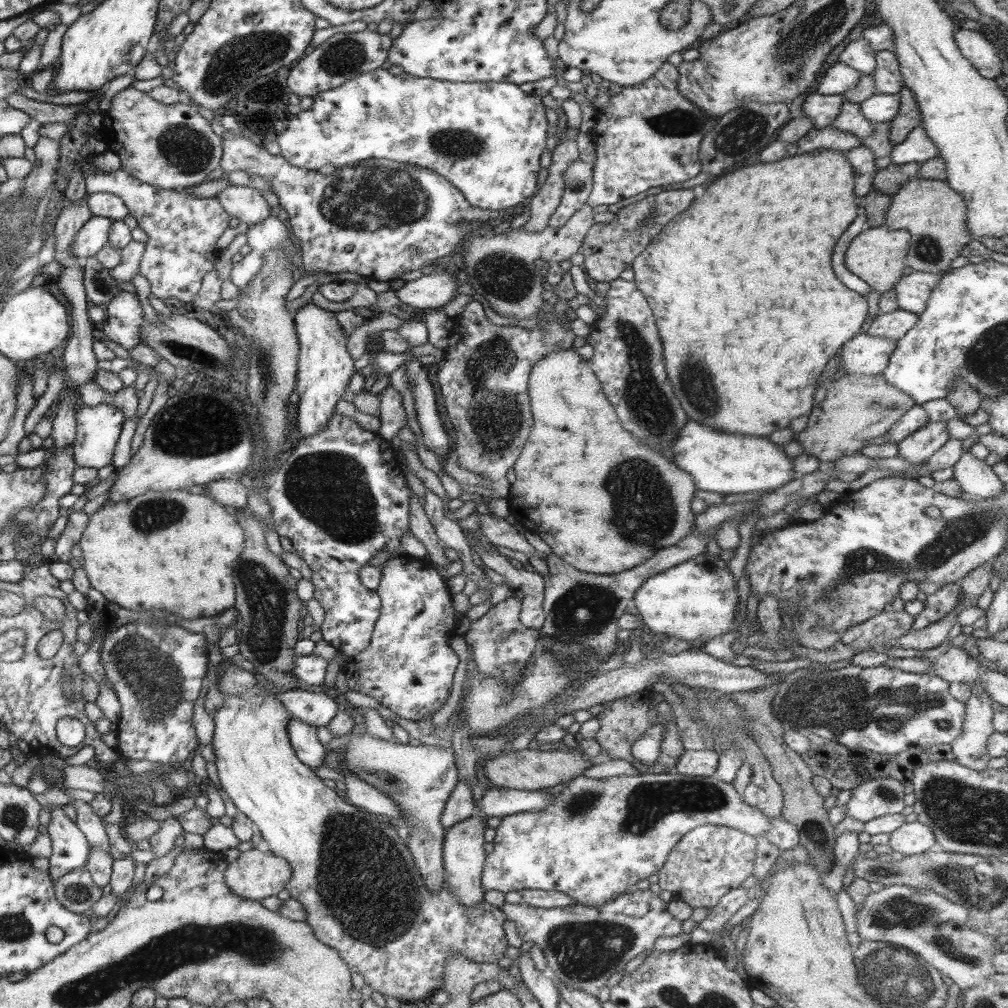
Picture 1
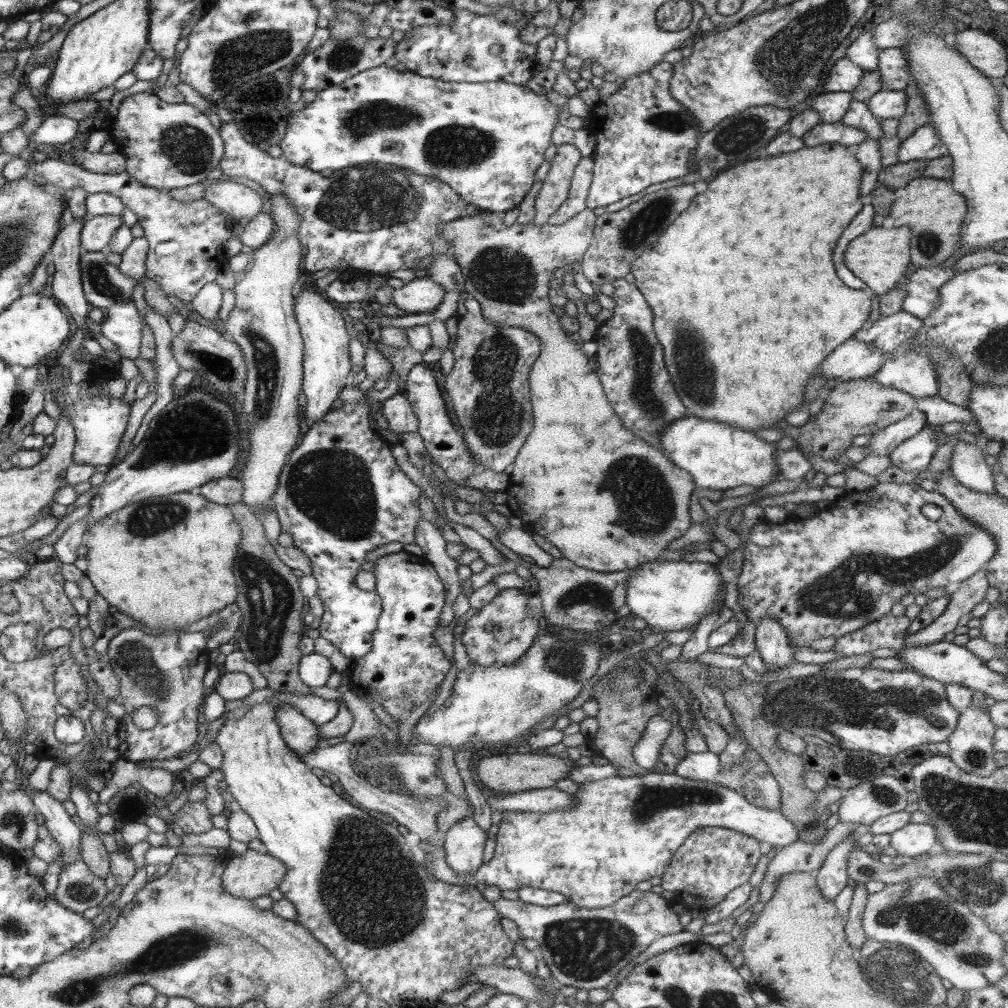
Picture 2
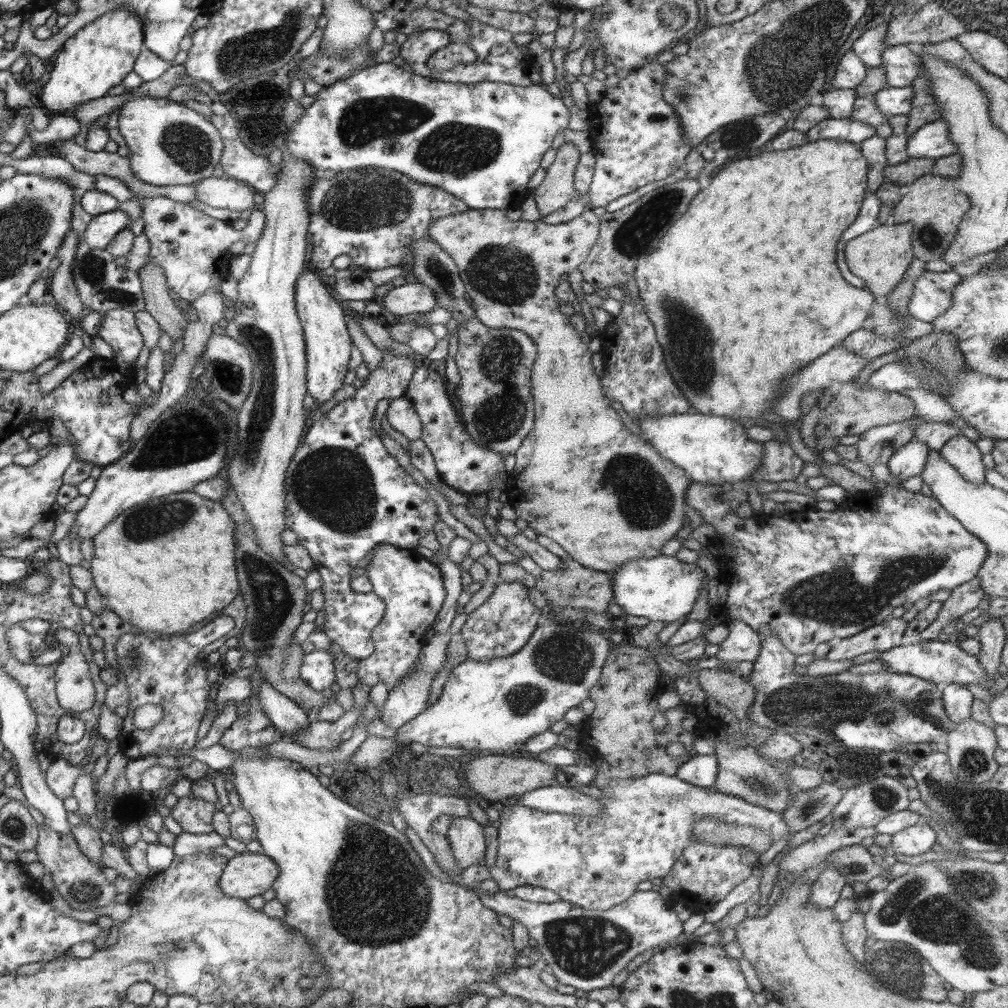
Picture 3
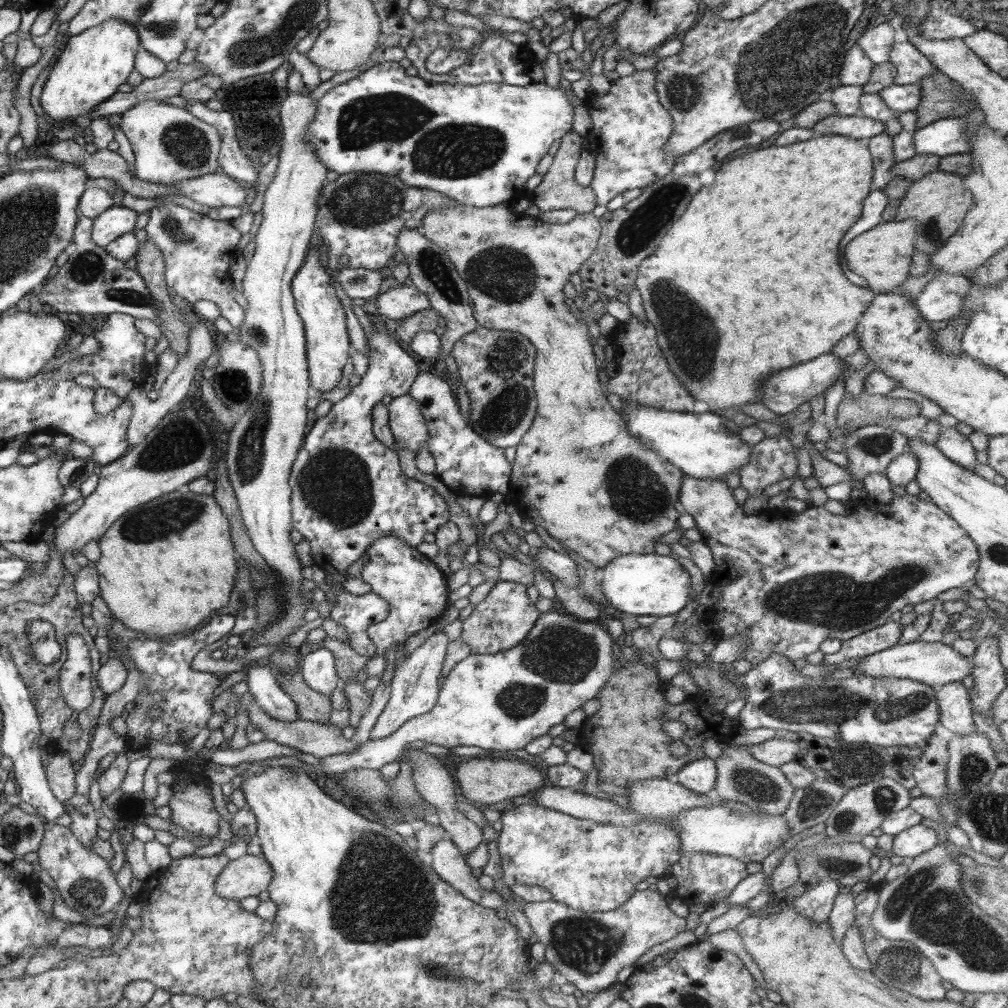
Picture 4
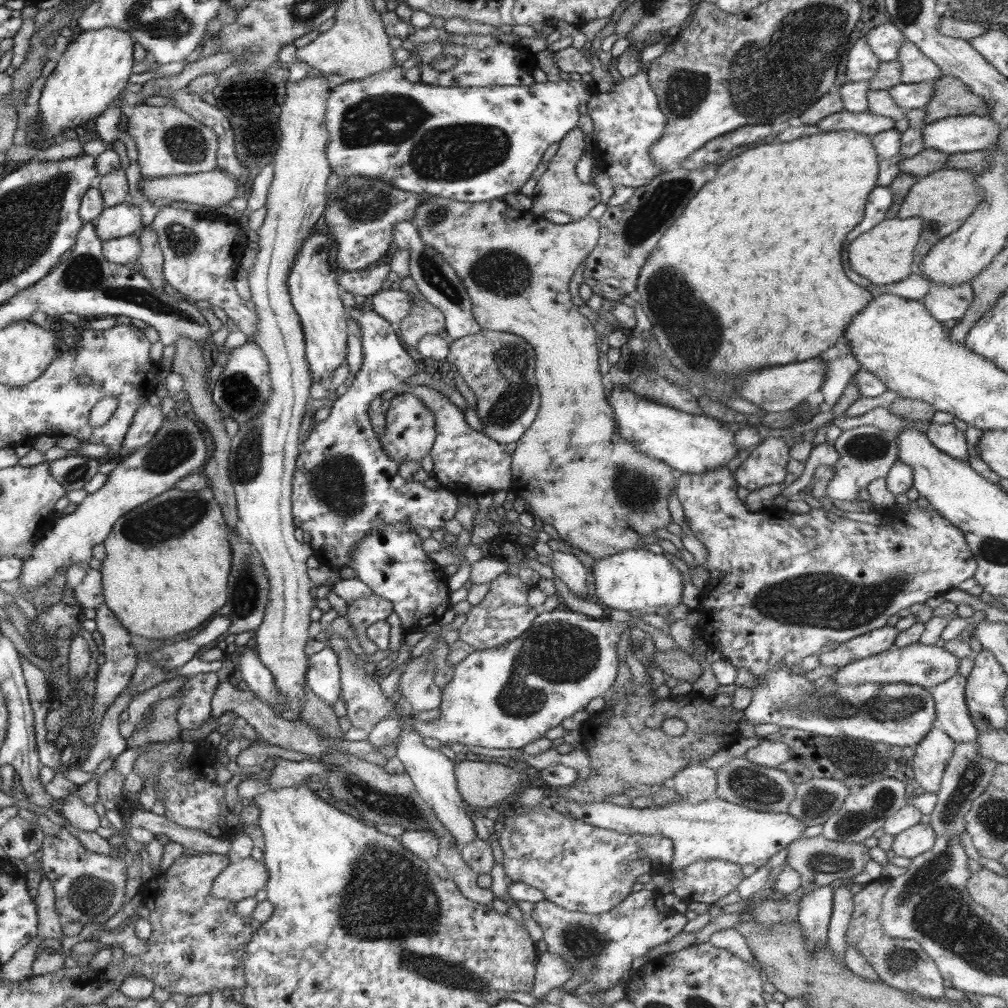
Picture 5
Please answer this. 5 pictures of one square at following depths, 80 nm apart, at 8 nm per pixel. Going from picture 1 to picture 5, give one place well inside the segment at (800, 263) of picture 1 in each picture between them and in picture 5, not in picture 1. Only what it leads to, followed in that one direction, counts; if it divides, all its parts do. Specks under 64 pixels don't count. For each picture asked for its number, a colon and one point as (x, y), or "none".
2: (746, 303)
3: (743, 290)
4: (747, 282)
5: (752, 271)

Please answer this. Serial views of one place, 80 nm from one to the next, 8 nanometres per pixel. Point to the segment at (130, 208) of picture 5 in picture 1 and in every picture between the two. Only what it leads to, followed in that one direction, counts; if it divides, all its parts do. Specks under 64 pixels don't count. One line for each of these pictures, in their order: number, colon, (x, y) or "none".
1: (94, 235)
2: (96, 232)
3: (103, 228)
4: (117, 220)

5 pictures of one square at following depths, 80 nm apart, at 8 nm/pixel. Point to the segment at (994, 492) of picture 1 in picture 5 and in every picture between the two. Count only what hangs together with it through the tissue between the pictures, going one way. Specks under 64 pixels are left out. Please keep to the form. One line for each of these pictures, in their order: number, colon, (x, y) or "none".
2: (967, 465)
3: (962, 453)
4: (955, 445)
5: (949, 439)

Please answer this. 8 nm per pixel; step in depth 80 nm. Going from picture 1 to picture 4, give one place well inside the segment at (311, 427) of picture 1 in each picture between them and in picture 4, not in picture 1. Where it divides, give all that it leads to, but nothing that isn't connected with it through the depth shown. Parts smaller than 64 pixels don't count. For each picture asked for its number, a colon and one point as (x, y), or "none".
2: (326, 363)
3: (328, 345)
4: (328, 348)

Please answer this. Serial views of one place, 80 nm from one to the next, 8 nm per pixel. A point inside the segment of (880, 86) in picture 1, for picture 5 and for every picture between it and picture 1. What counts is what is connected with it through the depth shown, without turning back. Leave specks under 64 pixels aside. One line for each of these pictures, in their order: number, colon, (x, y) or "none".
2: (892, 65)
3: (902, 62)
4: (911, 65)
5: (916, 68)

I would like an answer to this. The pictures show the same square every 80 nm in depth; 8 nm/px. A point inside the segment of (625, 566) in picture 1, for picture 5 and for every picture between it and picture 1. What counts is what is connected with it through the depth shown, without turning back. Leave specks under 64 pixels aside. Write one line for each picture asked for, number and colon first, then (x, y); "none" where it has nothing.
2: (609, 501)
3: (602, 493)
4: (578, 473)
5: (601, 495)

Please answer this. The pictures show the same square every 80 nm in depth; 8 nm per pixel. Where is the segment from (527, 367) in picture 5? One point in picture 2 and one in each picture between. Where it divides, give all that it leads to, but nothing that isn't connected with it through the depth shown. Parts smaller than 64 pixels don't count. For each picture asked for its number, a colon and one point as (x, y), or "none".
2: (488, 387)
3: (496, 405)
4: (496, 367)

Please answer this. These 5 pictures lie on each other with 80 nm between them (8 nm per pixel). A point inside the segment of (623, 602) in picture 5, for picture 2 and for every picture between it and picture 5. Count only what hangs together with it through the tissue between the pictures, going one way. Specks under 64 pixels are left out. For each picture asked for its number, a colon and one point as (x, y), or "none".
2: (676, 595)
3: (662, 589)
4: (642, 585)

